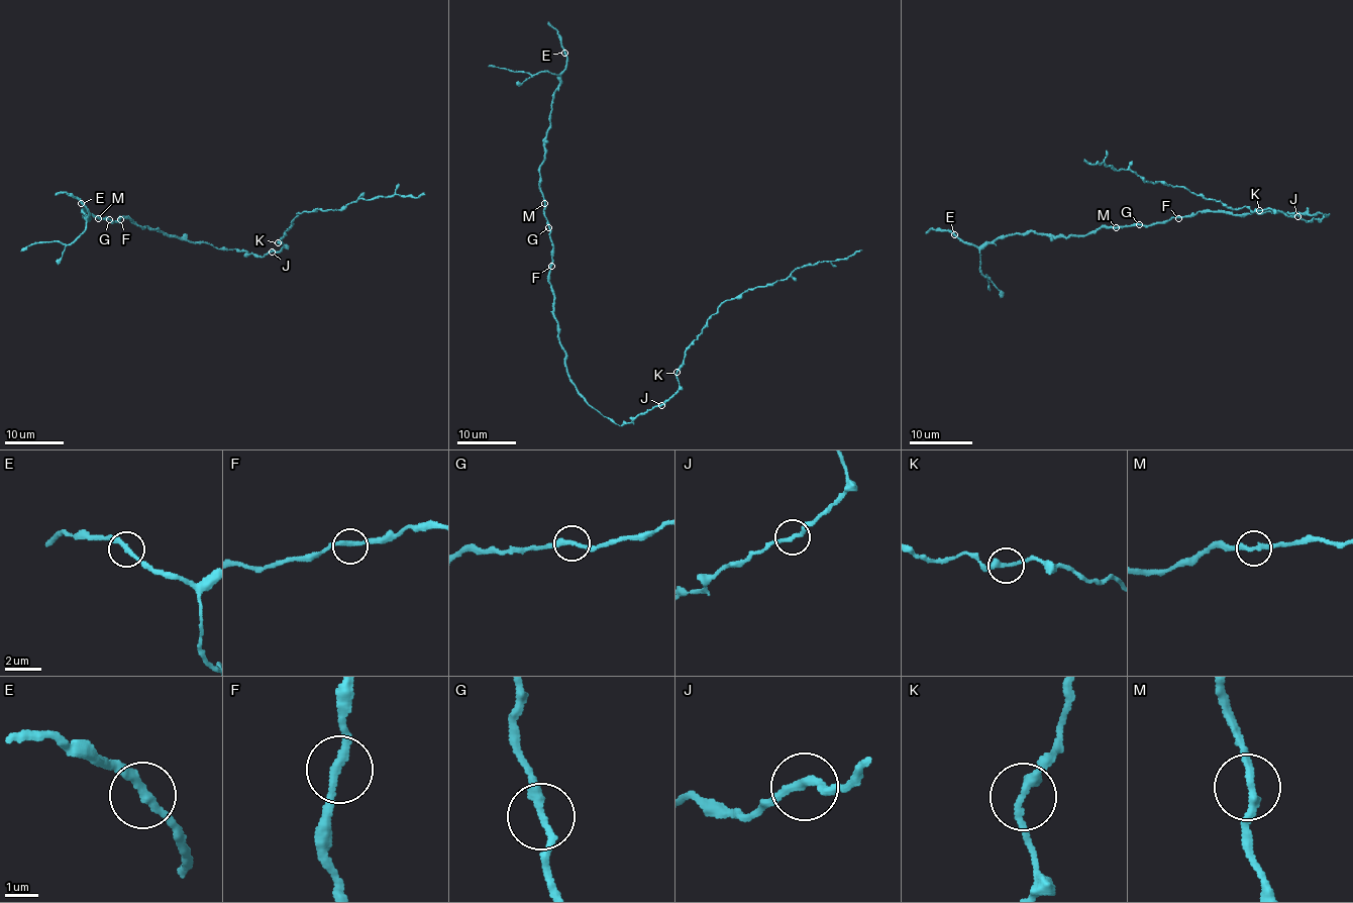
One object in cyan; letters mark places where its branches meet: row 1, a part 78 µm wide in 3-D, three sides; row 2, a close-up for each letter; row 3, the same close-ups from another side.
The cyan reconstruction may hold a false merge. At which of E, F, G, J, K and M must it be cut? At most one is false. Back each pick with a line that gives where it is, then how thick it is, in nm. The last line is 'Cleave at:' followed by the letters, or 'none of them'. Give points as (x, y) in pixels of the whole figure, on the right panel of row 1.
Cleave at: none of them

